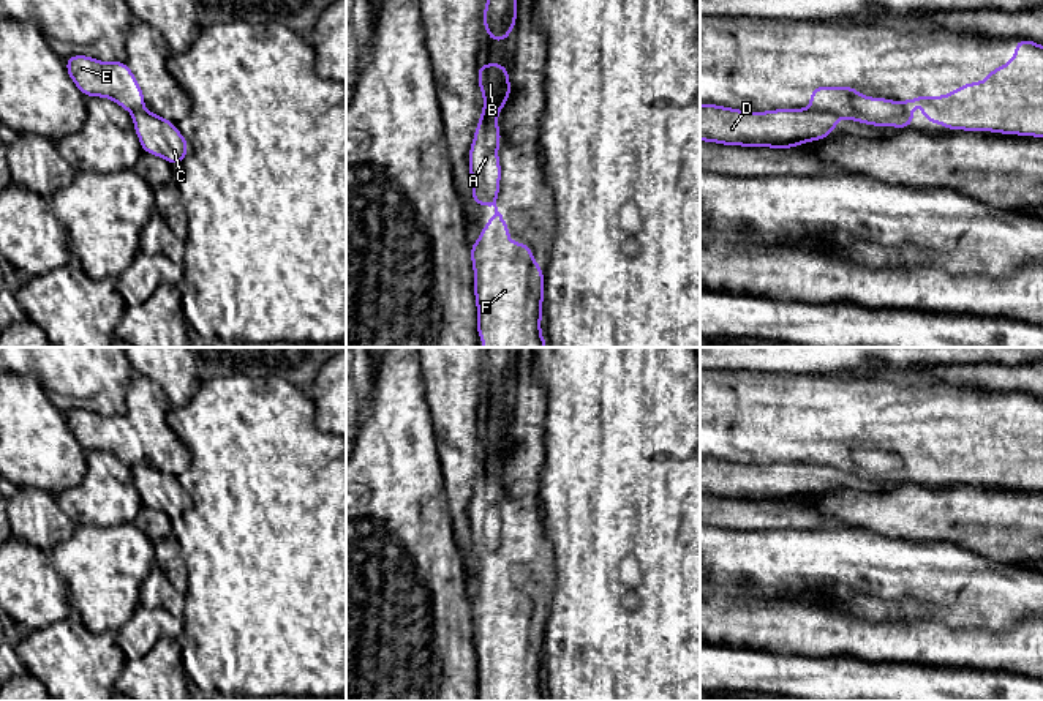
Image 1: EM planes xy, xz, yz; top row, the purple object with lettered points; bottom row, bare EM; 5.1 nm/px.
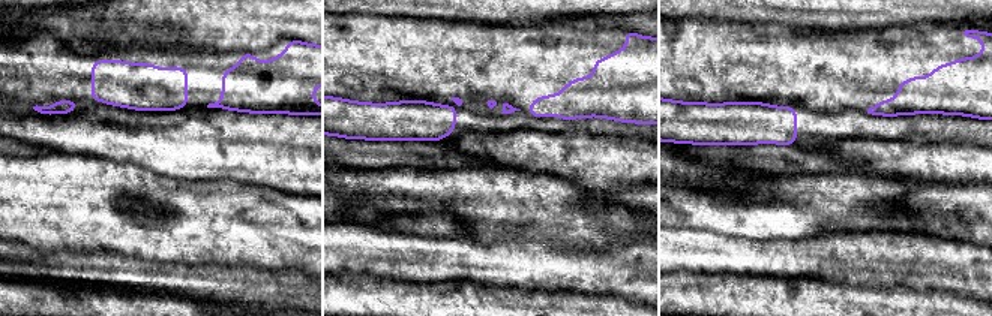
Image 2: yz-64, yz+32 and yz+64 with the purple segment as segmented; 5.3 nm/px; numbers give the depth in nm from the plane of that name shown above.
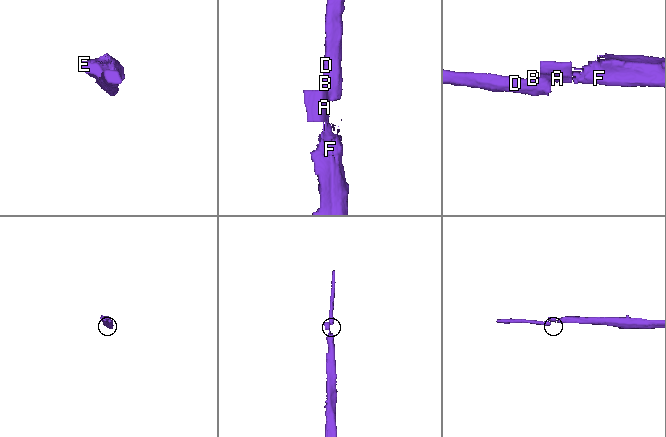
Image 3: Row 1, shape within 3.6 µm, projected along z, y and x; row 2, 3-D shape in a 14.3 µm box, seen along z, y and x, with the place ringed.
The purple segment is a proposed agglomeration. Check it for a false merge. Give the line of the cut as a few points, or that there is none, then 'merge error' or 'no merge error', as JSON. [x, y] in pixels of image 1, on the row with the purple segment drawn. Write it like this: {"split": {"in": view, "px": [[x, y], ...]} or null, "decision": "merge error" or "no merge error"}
{"split": {"in": "yz", "px": [[813, 108], [830, 112]]}, "decision": "merge error"}

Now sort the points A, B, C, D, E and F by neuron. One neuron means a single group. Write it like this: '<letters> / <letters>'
A E F / B C D

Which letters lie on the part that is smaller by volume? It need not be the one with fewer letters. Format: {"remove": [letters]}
{"remove": ["B", "C", "D"]}

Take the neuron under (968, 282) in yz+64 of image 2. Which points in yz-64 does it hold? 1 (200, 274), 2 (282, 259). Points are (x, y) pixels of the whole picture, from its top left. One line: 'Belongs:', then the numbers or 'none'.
Belongs: 1

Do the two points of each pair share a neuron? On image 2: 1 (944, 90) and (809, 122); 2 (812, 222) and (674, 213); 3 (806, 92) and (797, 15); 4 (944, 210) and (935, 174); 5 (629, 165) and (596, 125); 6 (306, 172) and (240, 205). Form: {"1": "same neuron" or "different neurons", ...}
{"1": "different neurons", "2": "same neuron", "3": "different neurons", "4": "different neurons", "5": "different neurons", "6": "different neurons"}

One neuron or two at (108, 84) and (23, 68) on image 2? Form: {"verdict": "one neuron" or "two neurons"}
{"verdict": "one neuron"}

